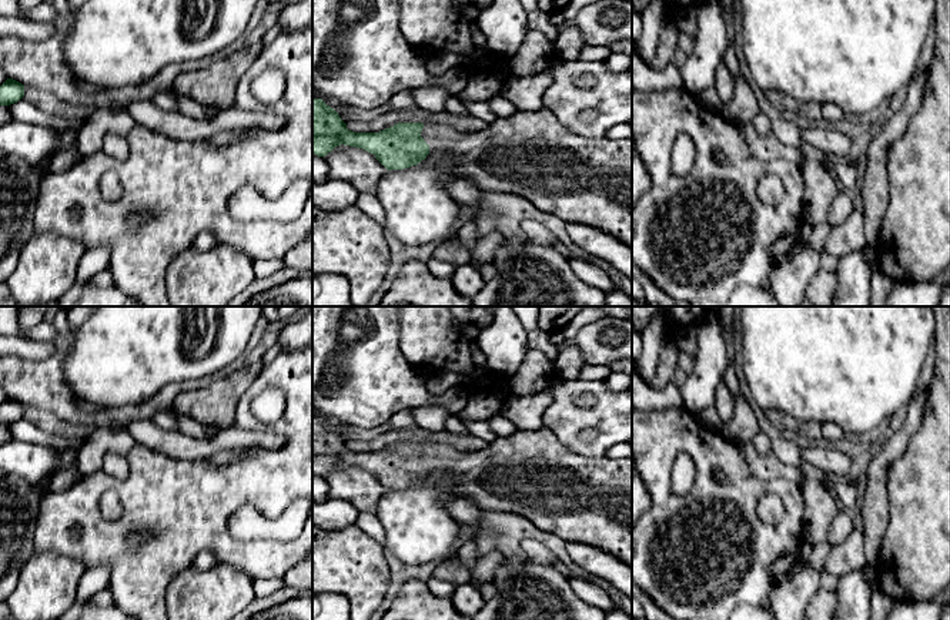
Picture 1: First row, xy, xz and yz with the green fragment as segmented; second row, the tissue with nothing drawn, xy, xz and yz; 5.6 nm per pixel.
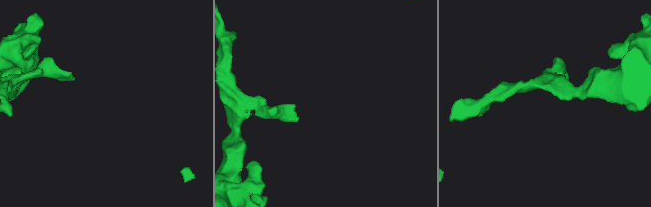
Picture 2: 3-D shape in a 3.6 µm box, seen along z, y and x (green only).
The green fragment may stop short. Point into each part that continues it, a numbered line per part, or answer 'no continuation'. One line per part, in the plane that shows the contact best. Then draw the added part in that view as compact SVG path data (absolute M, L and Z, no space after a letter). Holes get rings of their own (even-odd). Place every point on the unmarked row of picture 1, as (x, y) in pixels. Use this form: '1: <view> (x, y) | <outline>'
1: xz (532, 473) | M545 425L536 430L516 429L512 435L499 436L478 452L459 452L449 445L424 443L421 456L429 465L429 472L451 472L461 497L472 500L482 510L521 515L543 532L565 542L598 547L632 567L632 458L578 455Z

